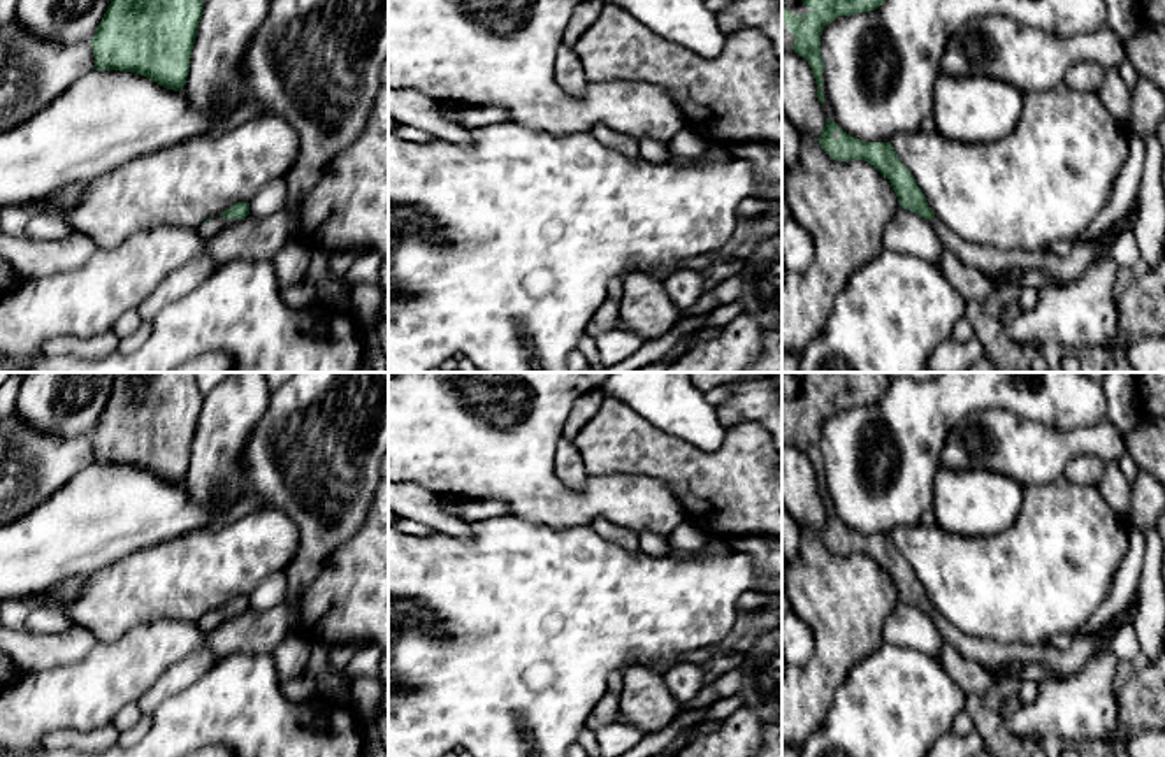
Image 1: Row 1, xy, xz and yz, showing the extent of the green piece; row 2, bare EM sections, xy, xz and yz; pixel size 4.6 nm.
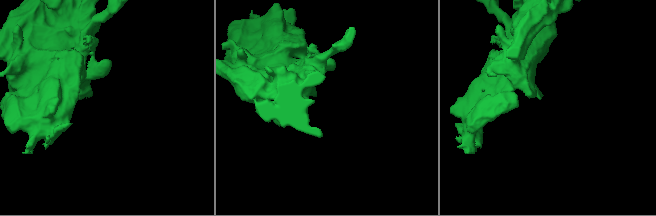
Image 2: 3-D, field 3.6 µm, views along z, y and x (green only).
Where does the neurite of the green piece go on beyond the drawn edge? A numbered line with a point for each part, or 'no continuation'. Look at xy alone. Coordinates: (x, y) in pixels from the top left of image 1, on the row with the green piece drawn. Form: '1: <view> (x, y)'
1: xy (217, 223)

